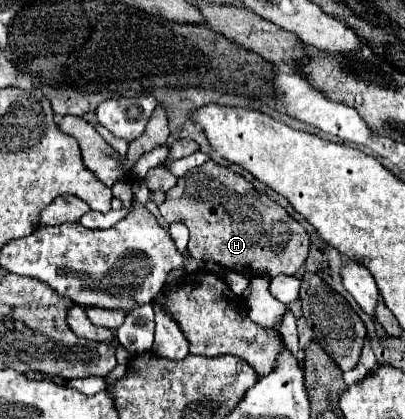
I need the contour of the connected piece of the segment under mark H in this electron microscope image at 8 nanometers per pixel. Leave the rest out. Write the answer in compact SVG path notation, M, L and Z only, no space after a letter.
M207 161L193 171L179 177L177 185L165 193L165 201L159 205L159 213L165 223L185 223L189 229L189 245L187 251L197 261L213 261L227 271L237 273L251 273L253 263L253 277L259 275L295 275L307 259L309 253L309 237L301 223L285 213L281 205L271 201L265 195L259 195L251 183L245 181L239 173L217 165L215 161Z

